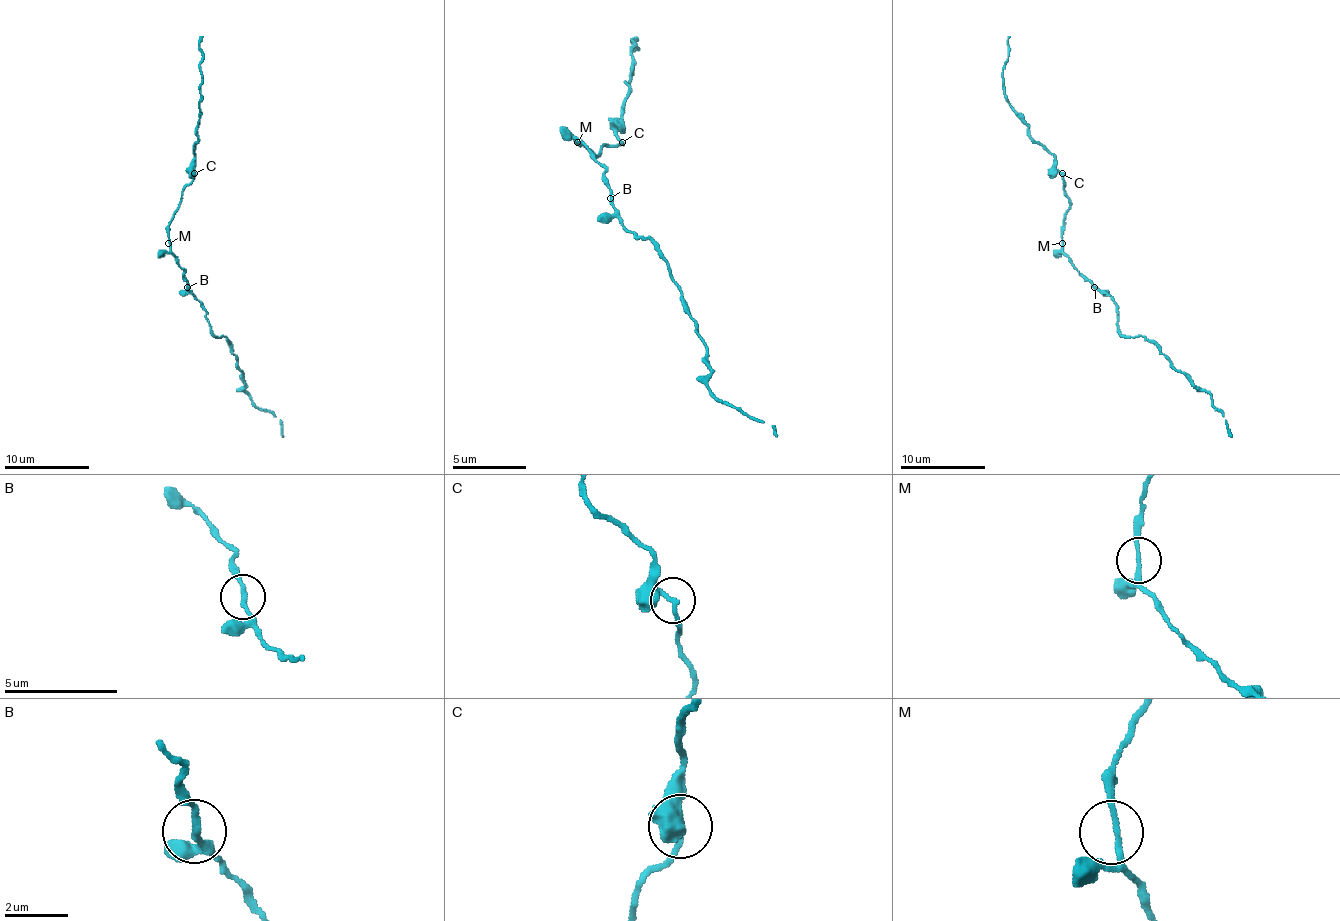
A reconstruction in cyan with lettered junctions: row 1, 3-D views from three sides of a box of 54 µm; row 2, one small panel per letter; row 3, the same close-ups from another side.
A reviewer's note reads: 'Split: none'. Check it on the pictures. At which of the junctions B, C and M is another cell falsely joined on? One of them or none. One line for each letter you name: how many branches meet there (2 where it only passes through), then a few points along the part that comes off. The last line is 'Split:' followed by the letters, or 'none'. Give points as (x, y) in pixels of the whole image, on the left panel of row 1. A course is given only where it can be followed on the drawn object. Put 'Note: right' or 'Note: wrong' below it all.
Split: none
Note: right

